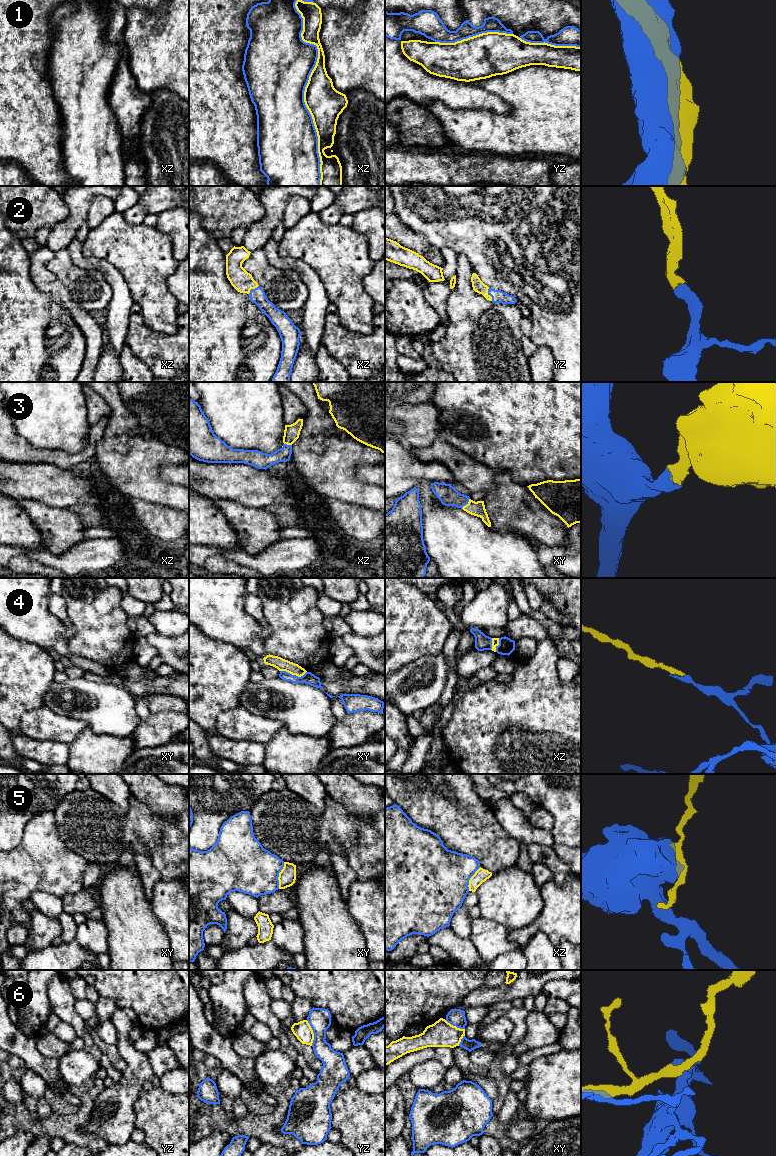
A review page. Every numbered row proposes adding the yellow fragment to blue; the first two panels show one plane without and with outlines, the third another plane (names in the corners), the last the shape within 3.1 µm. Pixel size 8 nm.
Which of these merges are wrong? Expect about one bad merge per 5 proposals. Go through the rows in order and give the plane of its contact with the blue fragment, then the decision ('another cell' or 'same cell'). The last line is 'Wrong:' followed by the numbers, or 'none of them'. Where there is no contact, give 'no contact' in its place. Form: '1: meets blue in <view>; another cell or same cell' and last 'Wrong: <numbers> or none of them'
1: meets blue in xz; same cell
2: meets blue in yz; same cell
3: meets blue in xy; same cell
4: meets blue in xy; another cell
5: meets blue in xy; same cell
6: meets blue in yz; another cell
Wrong: 4, 6

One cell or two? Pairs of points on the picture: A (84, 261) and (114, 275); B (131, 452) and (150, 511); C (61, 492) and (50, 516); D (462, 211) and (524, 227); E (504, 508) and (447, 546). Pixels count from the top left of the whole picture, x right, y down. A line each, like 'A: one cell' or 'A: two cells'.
A: one cell
B: two cells
C: two cells
D: one cell
E: two cells

